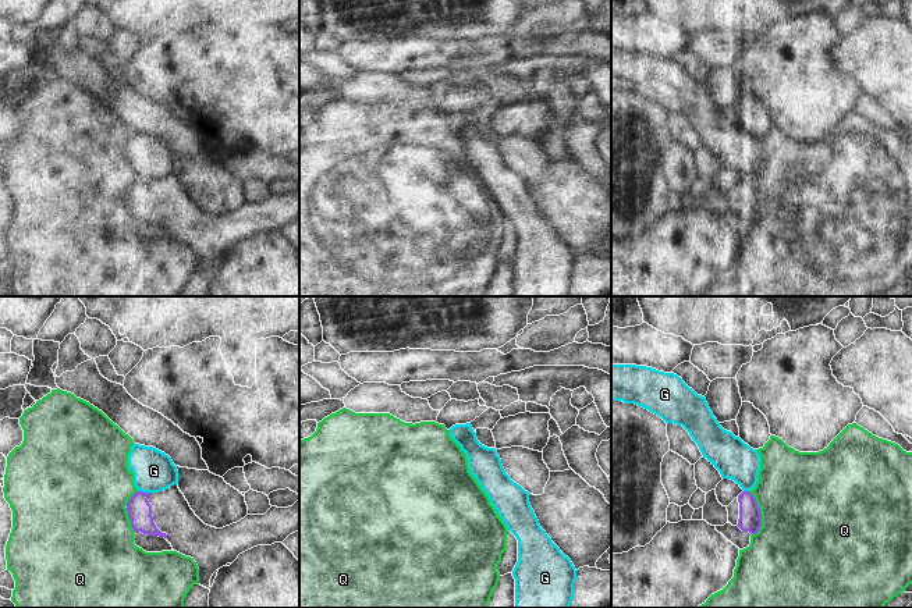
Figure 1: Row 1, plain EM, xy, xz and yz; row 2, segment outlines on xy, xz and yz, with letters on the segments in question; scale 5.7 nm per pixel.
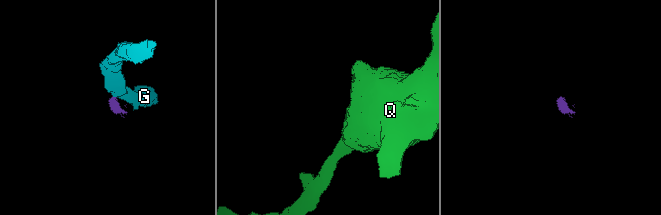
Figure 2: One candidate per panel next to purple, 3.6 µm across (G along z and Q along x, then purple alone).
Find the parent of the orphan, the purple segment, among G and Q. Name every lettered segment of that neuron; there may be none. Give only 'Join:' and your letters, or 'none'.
Join: none

